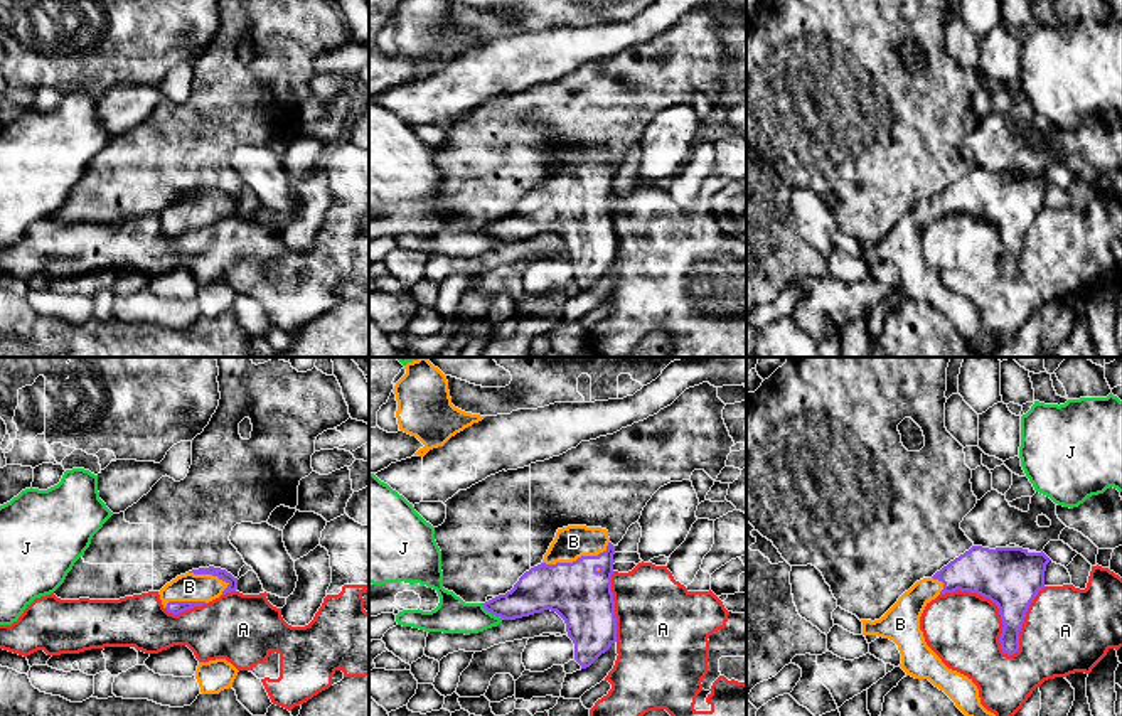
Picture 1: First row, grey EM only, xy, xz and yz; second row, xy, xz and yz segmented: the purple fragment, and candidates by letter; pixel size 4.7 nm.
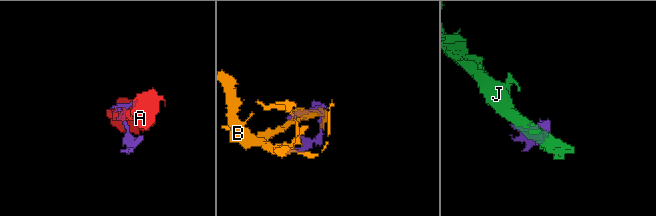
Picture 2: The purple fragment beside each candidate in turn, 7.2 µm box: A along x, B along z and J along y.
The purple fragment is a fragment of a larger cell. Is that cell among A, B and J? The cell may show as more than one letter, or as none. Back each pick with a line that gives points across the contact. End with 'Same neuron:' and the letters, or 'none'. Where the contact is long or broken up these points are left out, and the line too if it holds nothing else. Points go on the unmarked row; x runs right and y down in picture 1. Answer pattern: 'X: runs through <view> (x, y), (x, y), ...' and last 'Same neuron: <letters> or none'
Same neuron: B

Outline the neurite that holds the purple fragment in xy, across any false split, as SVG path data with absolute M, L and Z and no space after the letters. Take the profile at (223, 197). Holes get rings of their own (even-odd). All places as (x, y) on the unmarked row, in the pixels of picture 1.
M209 189L177 199L158 217L163 231L168 236L179 238L236 212L238 200L226 192Z

